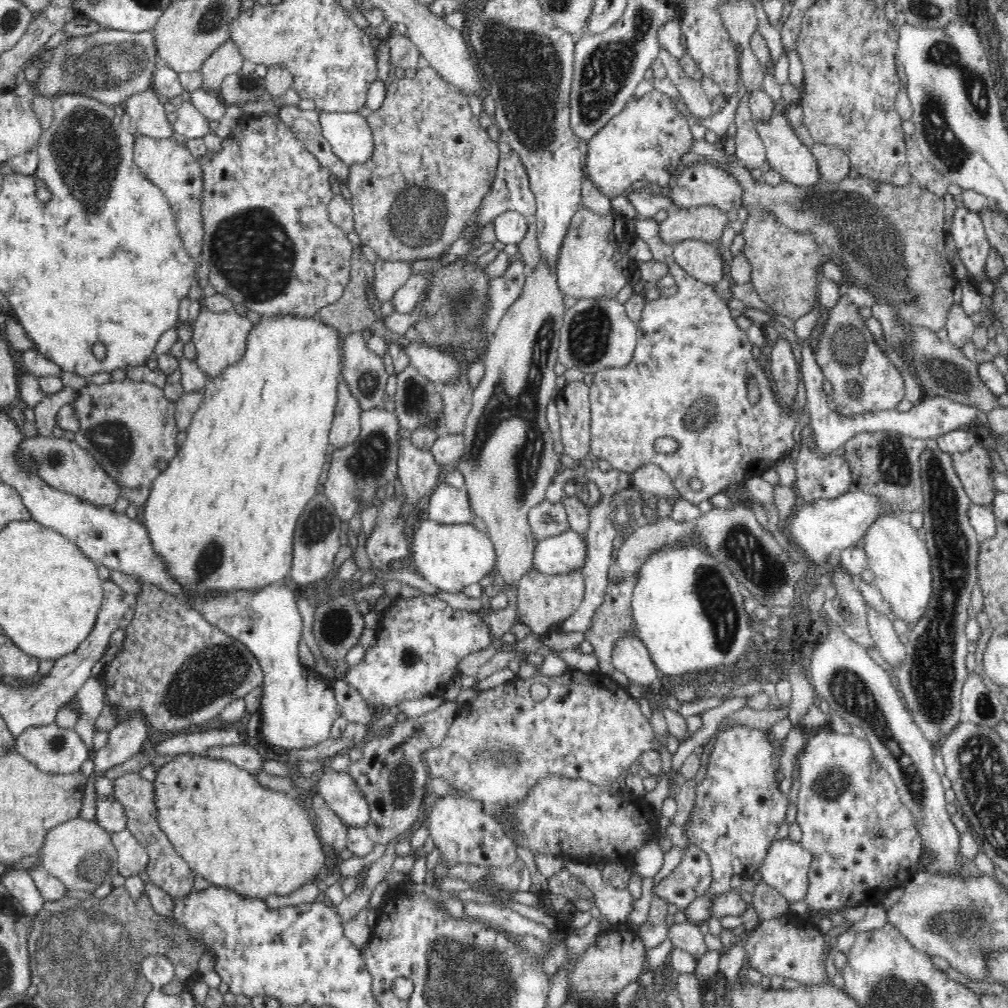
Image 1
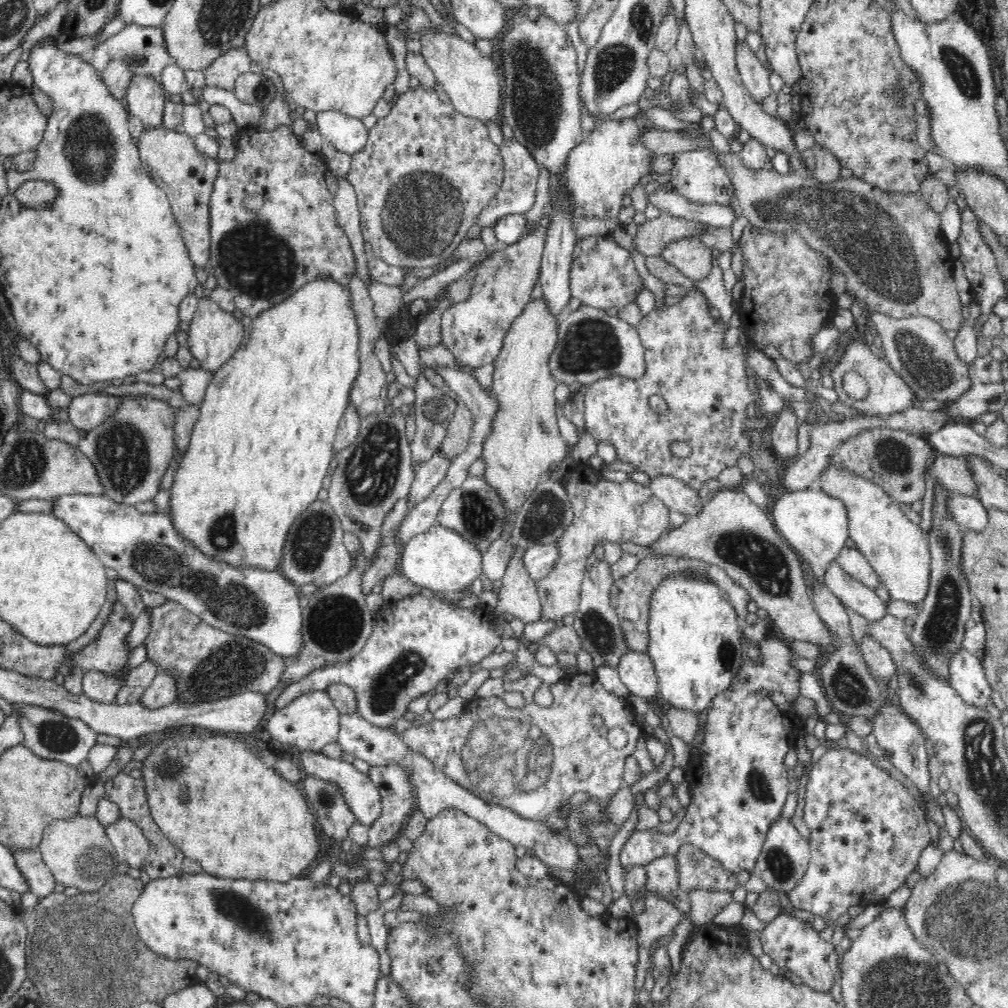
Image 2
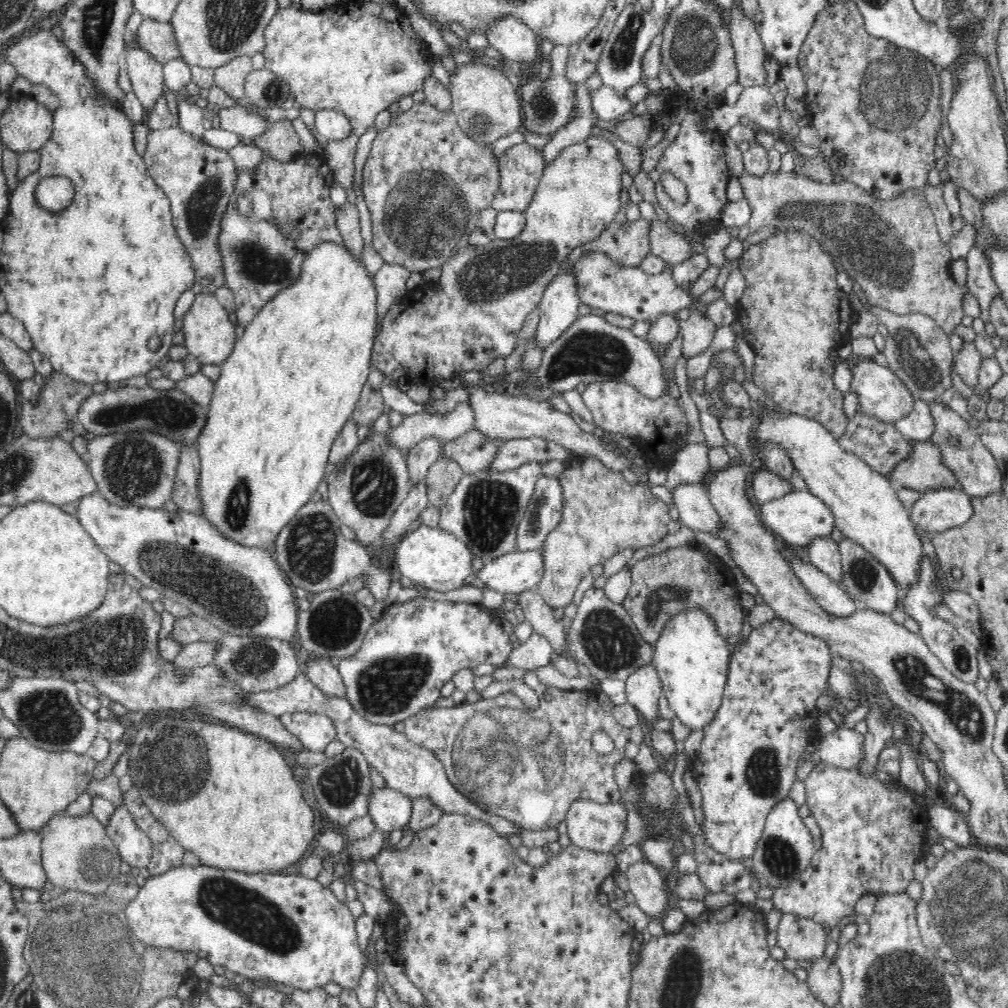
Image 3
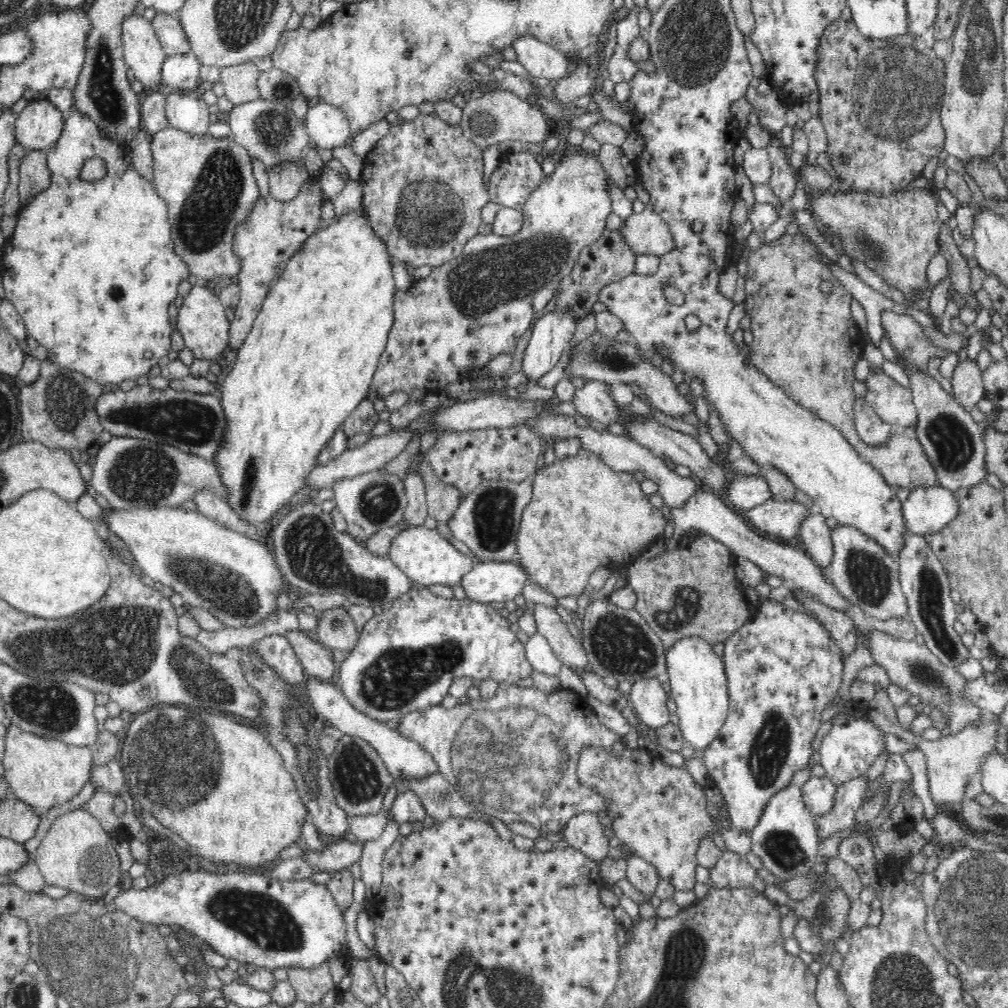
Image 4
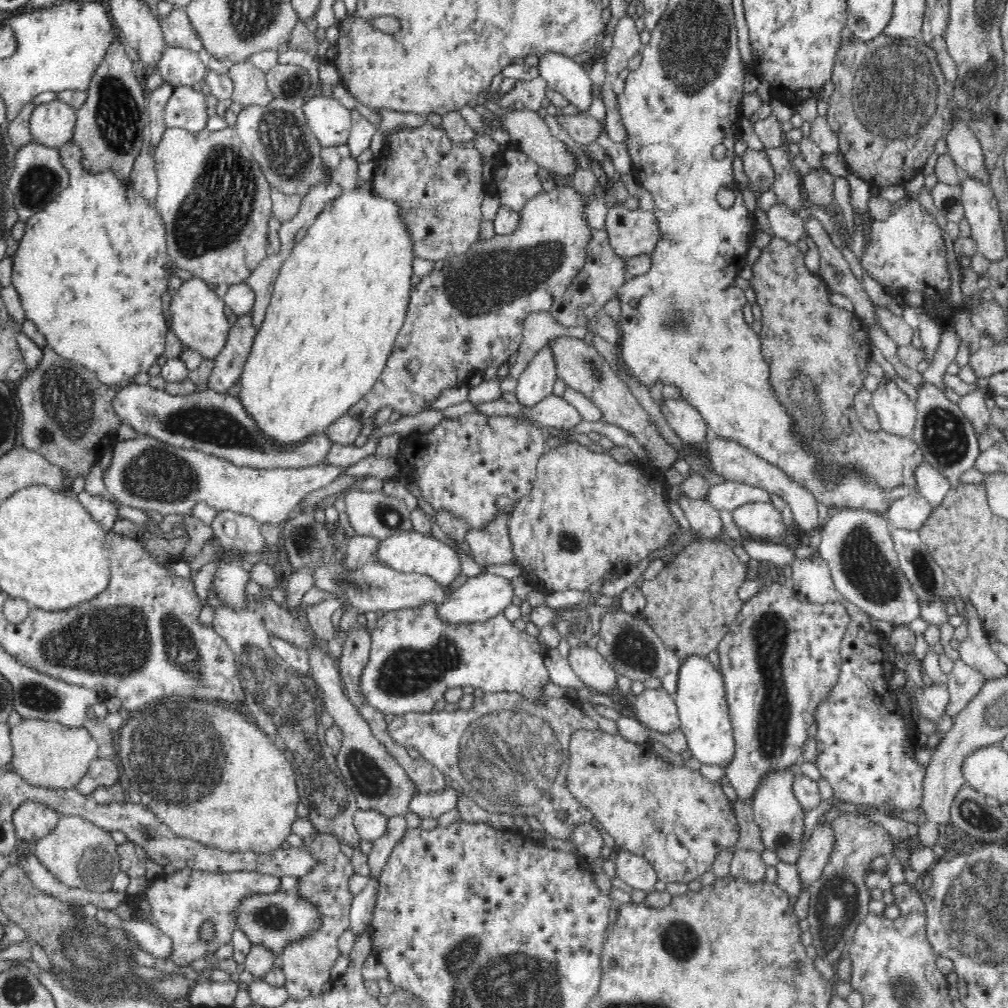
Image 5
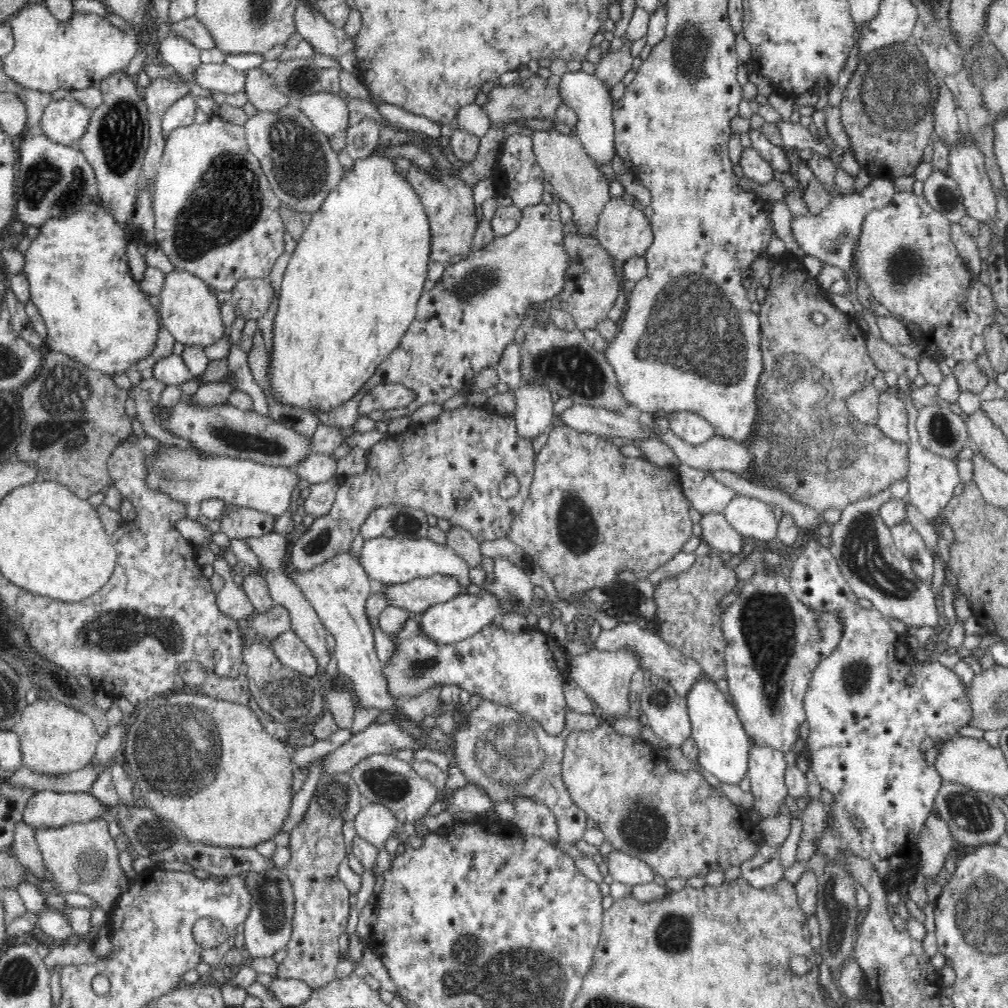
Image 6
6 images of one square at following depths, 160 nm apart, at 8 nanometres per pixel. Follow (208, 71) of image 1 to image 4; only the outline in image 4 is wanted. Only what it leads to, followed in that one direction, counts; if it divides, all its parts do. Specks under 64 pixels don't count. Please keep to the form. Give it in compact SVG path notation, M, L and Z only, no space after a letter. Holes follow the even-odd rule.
M253 61L222 67L220 70L226 98L234 105L260 99L257 85L260 72Z

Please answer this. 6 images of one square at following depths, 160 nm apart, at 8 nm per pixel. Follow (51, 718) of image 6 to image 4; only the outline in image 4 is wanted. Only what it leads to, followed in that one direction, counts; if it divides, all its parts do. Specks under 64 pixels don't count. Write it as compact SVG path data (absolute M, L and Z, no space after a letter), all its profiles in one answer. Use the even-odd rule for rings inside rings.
M12 723L7 728L1 763L10 796L34 810L34 814L47 813L52 806L72 800L91 778L92 750L60 740L26 732Z

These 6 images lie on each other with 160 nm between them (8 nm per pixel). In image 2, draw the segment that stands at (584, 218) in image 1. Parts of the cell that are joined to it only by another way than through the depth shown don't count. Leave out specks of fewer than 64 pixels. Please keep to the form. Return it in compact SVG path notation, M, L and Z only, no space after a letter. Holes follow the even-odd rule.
M590 236L578 240L570 264L571 296L582 305L593 308L610 309L637 304L637 299L645 288L642 277L636 270L630 251L622 248L611 236Z

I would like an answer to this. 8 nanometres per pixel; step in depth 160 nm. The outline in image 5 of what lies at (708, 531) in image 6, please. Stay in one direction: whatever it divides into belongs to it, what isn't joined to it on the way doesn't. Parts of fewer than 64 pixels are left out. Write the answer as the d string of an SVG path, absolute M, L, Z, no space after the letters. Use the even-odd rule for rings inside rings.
M682 497L679 500L680 508L688 519L695 537L710 539L714 537L725 538L722 529L722 520L718 511L706 500L690 500Z

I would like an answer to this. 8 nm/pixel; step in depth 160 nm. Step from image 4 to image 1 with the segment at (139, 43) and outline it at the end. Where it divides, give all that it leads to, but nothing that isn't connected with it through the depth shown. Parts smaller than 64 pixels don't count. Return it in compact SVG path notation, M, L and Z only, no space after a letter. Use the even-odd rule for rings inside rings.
M151 87L142 92L142 96L132 96L126 101L125 111L137 128L137 135L156 140L172 138L173 125L164 106Z

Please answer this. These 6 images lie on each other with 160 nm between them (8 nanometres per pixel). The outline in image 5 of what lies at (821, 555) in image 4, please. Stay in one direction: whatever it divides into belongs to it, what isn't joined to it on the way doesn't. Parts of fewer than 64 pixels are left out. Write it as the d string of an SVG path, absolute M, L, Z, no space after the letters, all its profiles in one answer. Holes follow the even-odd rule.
M711 435L708 442L702 448L702 452L707 458L707 462L712 466L724 480L746 483L750 486L756 486L767 490L771 495L780 496L791 508L796 528L810 533L814 528L822 529L818 525L818 506L817 500L810 491L807 491L801 484L795 483L794 479L786 475L786 472L780 471L778 467L767 463L766 460L755 455L751 450L737 444L734 441L728 441L721 437Z

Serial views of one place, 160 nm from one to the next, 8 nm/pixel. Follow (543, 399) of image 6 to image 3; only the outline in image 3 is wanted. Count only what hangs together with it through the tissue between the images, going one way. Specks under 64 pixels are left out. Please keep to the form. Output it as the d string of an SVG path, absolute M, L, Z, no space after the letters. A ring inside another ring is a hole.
M562 264L558 274L550 280L539 305L538 343L544 350L560 333L574 324L580 303L575 277L569 275L568 269Z

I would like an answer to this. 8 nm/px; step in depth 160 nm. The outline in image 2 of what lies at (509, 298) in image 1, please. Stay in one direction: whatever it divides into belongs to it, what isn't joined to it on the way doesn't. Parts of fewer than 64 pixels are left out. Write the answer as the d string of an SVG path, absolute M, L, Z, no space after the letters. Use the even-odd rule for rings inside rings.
M546 214L538 228L529 230L516 243L500 245L482 254L479 263L468 273L472 277L470 296L452 303L441 317L441 344L465 366L480 368L492 364L502 348L502 338L516 316L530 301L540 276L540 262L544 250L544 232L548 226Z

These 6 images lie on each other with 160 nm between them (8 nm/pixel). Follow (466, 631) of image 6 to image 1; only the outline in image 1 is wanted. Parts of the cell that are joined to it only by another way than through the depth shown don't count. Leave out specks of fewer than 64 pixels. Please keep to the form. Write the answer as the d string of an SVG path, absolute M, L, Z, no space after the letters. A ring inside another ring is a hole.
M570 529L558 536L550 536L544 540L536 541L533 552L533 568L538 573L555 575L570 572L579 572L586 568L588 558L588 544L584 543L578 532Z

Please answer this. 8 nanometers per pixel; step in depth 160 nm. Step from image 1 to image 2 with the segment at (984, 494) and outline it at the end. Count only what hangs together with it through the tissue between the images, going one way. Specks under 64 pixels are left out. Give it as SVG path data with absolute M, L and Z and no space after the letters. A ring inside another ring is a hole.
M939 452L931 467L928 467L930 476L940 481L950 492L971 497L977 494L977 484L972 476L968 461L964 457L944 455Z

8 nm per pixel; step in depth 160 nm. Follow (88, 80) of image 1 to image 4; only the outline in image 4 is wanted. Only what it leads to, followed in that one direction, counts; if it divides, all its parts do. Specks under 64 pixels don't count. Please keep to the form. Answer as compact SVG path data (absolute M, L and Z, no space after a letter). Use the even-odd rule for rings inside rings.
M157 12L151 21L154 27L155 38L158 39L166 56L184 54L190 52L190 43L183 34L182 23L179 22L179 14L167 15Z

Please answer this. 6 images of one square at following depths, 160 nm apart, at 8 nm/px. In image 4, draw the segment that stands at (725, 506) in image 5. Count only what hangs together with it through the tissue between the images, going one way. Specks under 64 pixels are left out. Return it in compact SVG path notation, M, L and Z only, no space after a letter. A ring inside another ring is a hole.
M760 474L737 476L725 494L730 501L729 506L738 512L745 512L772 499L768 483Z

